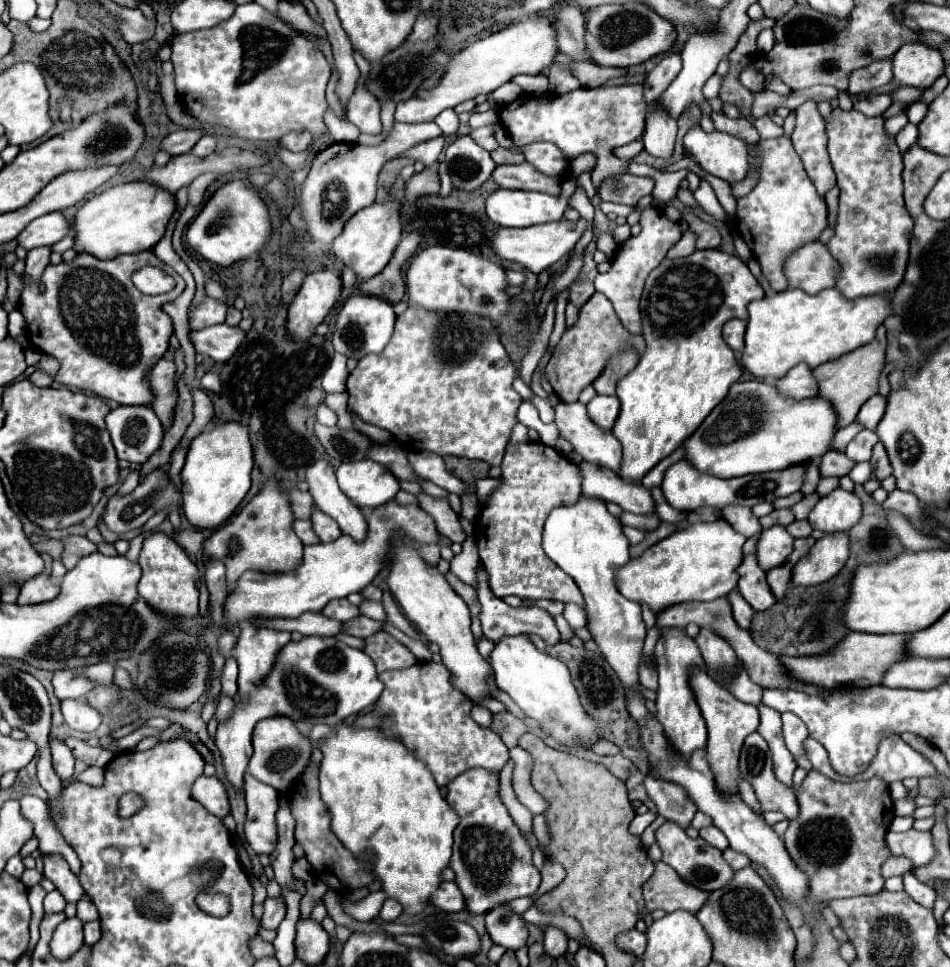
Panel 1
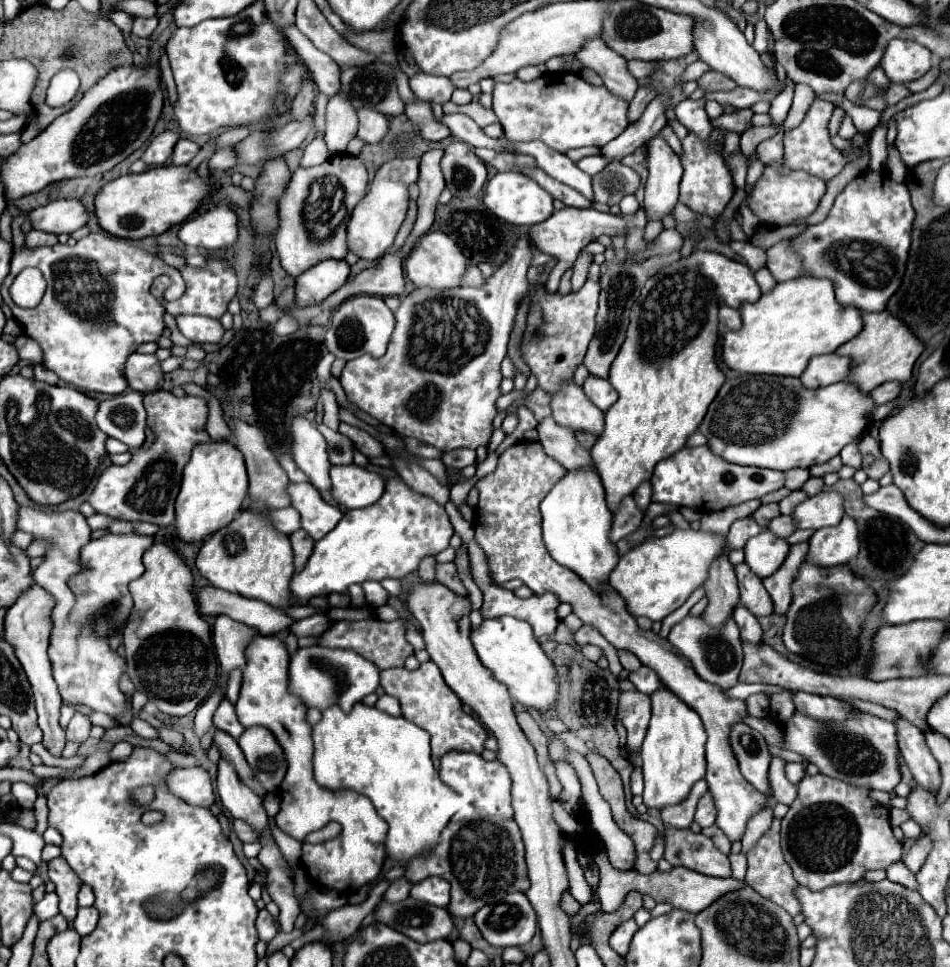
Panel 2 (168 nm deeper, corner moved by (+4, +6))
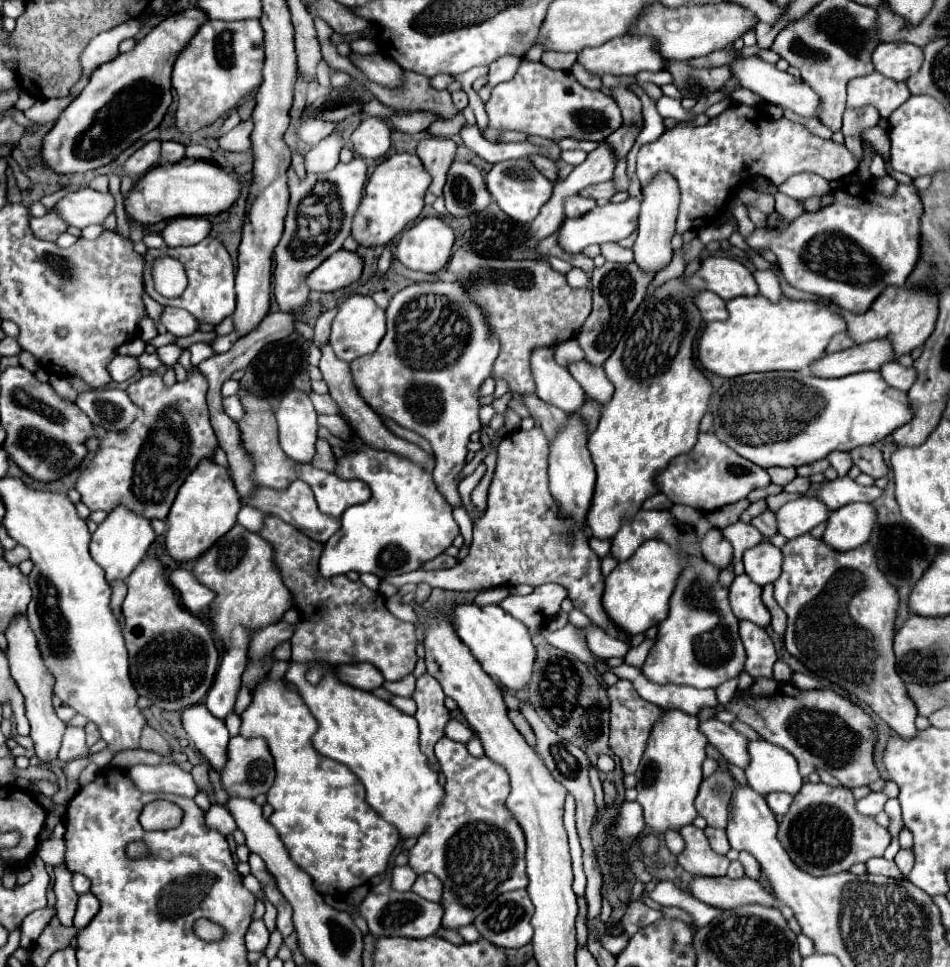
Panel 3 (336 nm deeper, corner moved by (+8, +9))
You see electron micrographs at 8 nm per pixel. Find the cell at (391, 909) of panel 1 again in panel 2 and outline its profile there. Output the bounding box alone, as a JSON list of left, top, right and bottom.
[385,876,411,902]

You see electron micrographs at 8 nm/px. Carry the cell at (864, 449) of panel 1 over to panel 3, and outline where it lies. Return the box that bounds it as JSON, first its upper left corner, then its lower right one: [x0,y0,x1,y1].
[827,451,853,477]

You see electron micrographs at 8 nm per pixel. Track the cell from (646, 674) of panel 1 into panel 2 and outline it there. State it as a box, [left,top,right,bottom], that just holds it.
[617,650,641,672]

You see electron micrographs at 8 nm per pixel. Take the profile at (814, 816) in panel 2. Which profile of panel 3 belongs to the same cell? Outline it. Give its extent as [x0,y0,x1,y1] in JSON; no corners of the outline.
[777,783,891,877]

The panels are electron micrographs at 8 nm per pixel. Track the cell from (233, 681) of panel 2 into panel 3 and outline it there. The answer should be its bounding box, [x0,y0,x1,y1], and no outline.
[235,685,251,715]

